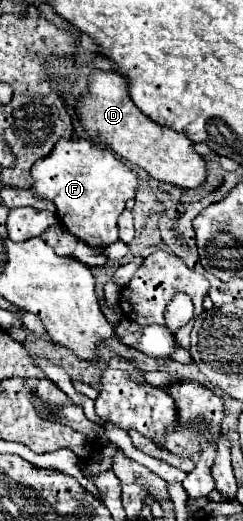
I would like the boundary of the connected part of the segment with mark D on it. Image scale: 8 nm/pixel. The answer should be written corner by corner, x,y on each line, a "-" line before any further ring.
92,71
88,75
86,93
82,93
76,101
76,115
86,129
86,133
110,147
118,157
130,161
132,165
142,167
150,177
178,185
182,189
194,189
204,183
206,179
206,165
204,159
194,151
194,143
168,129
150,117
146,117
126,93
126,81
122,75
112,71

